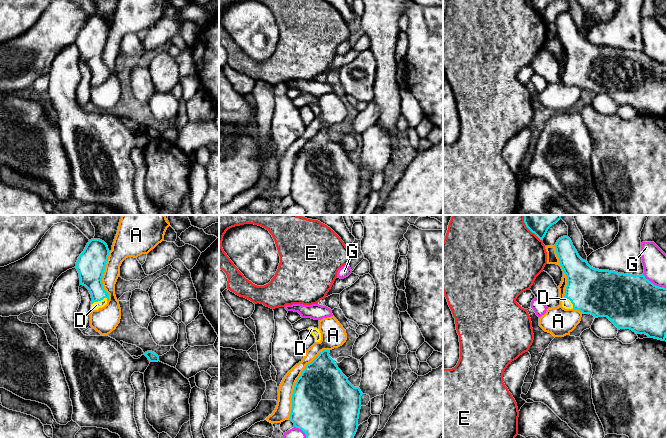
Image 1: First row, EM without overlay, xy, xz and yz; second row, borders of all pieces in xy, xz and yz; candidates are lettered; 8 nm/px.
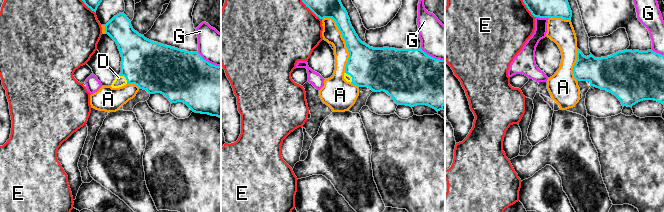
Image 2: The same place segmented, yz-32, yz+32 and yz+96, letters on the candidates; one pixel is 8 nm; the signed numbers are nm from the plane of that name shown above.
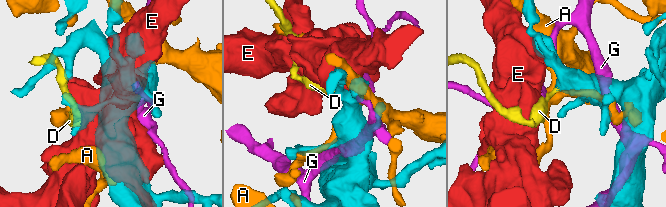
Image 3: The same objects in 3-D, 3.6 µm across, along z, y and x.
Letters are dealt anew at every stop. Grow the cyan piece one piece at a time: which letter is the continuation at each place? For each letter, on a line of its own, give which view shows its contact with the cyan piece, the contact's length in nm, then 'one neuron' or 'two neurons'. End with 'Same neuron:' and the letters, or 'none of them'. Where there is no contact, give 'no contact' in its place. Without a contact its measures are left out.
A: meets cyan in xz; contact 650 nm long; two neurons
D: meets cyan in xy; contact 140 nm long; one neuron
E: meets cyan in yz; contact 260 nm long; two neurons
G: meets cyan in yz; contact 240 nm long; two neurons
Same neuron: D

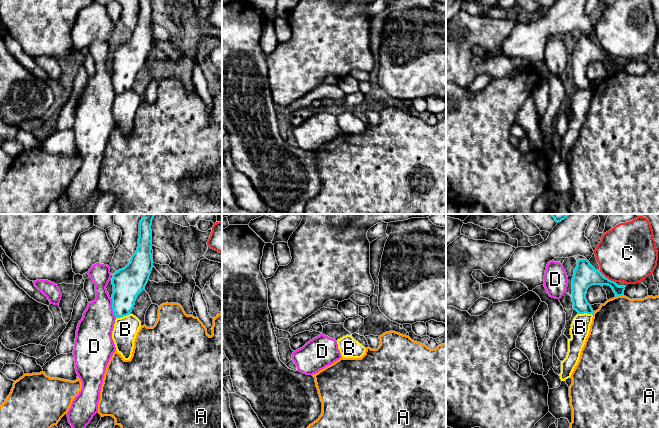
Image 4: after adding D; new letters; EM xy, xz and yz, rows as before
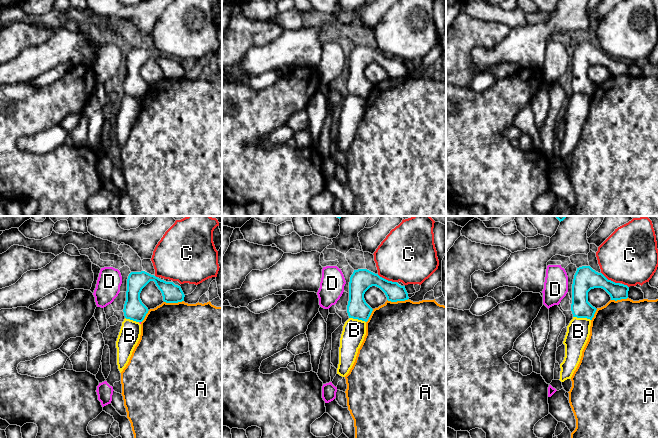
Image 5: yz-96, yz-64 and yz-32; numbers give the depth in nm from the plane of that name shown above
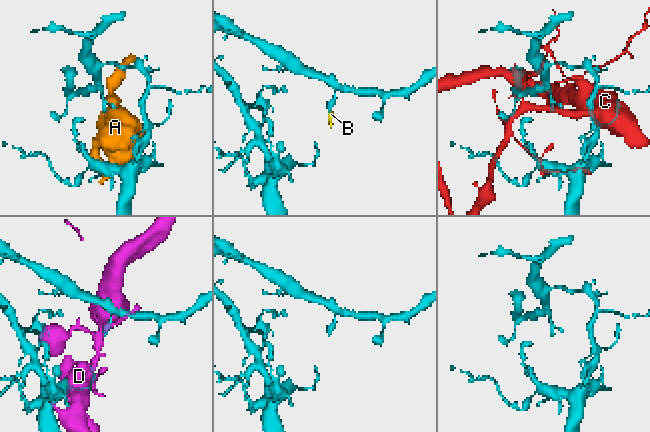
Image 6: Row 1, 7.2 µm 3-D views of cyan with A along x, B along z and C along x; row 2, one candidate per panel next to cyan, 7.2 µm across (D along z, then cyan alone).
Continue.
A: meets cyan in yz; contact 80 nm long; two neurons
B: meets cyan in xy; contact 130 nm long; two neurons
C: meets cyan in yz; contact 100 nm long; two neurons
D: meets cyan in xy; contact 160 nm long; two neurons
Same neuron: none of them

